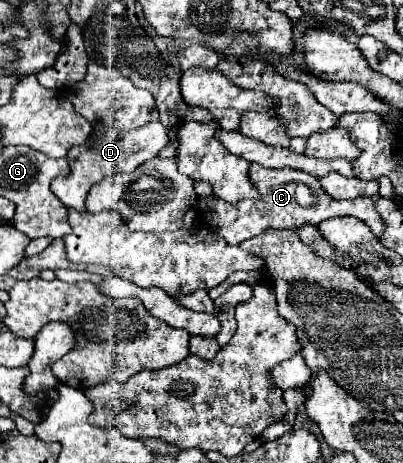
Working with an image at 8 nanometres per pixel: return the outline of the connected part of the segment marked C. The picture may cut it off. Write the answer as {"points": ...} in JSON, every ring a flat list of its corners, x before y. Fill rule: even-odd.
{"points":[[256,163,250,165,250,181,256,187,256,191,260,193,260,199,252,199,252,201,238,201,236,209,210,195,200,199,200,213,206,215,206,219,210,219,212,215,212,223,204,223,208,225,208,229,216,231,228,245,240,245,244,239,250,239,254,235,258,235,260,231,264,231,264,227,276,227,276,229,300,229,304,225,312,225,318,227,324,219,330,217,344,217,344,215,354,215,358,219,362,219,366,225,370,225,370,229,374,231,376,237,382,235,382,221,378,219,378,213,374,209,374,201,372,199,356,199,356,201,334,201,328,199,326,191,320,187,318,179,304,173,304,171,296,171,296,169,264,169]]}

